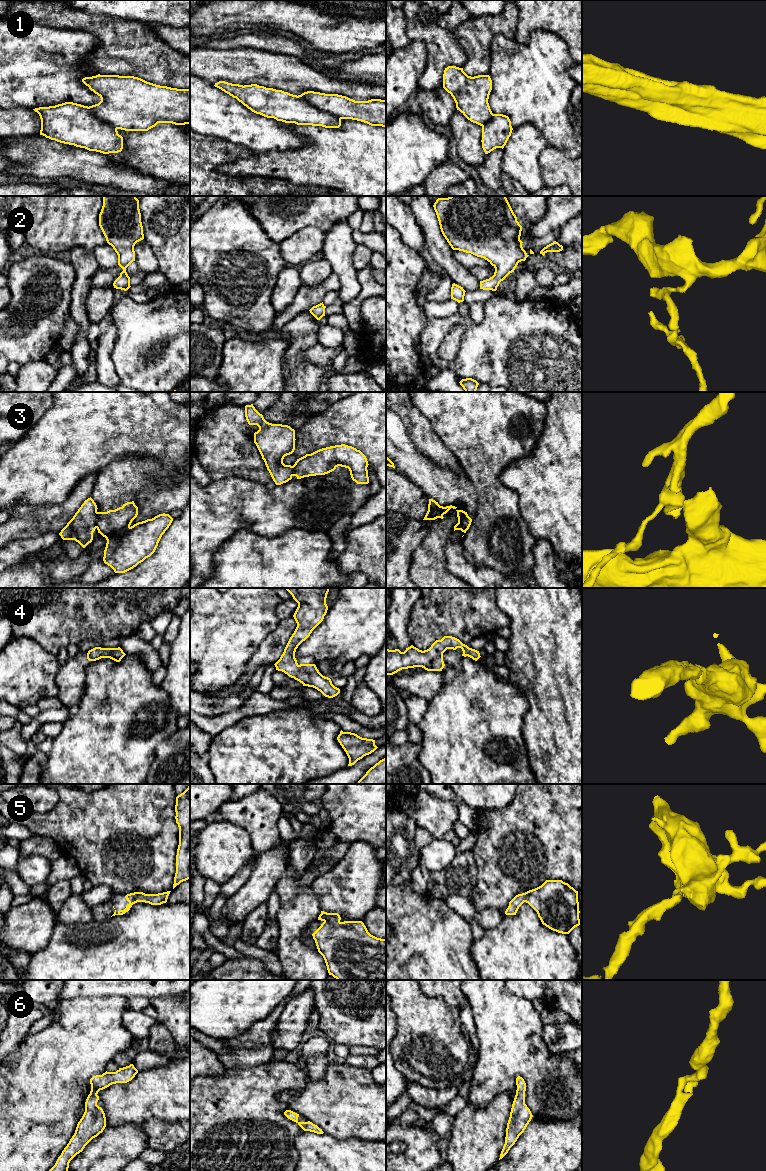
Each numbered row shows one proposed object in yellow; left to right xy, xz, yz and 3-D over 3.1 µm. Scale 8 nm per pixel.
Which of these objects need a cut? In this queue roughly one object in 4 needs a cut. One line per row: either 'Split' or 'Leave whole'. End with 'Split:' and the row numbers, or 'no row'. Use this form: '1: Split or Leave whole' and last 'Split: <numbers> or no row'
1: Split
2: Leave whole
3: Split
4: Leave whole
5: Leave whole
6: Leave whole
Split: 1, 3

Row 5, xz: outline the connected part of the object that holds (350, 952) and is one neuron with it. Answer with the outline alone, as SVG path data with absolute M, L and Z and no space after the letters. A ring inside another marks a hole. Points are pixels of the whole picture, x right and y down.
M321 911L318 917L323 923L312 934L318 952L323 956L329 975L337 980L386 980L386 939L371 935L362 921L344 921L338 913Z

